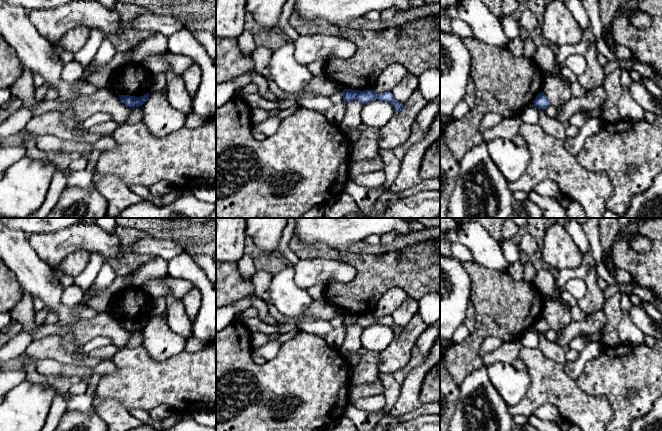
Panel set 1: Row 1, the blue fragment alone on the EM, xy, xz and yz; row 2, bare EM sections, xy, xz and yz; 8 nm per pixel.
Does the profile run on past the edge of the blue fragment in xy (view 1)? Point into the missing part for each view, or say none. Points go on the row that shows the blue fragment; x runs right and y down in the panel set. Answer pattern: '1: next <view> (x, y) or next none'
1: next none

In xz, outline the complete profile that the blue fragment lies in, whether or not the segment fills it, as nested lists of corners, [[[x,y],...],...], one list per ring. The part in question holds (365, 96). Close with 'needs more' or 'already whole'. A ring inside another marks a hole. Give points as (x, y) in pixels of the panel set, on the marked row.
[[[344,89],[342,91],[342,94],[345,103],[351,100],[358,100],[364,105],[370,101],[378,99],[391,103],[396,113],[400,112],[403,109],[403,104],[397,102],[393,97],[392,92],[390,91],[377,95],[372,89],[364,91]]] | already whole

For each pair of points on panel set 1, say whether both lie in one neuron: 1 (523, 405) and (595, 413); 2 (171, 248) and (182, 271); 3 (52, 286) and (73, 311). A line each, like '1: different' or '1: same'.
1: same
2: different
3: same

